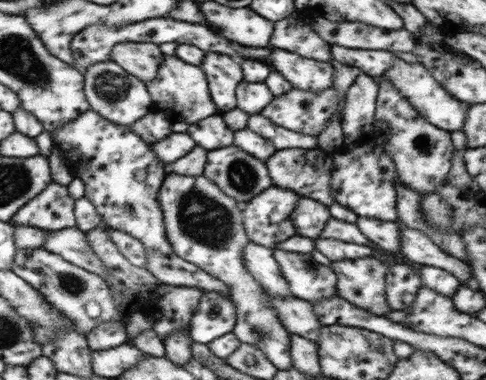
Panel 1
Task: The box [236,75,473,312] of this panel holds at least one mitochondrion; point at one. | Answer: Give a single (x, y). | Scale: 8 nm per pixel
(423, 145)

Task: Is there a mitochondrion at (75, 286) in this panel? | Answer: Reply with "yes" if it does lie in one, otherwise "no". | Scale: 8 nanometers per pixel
yes

